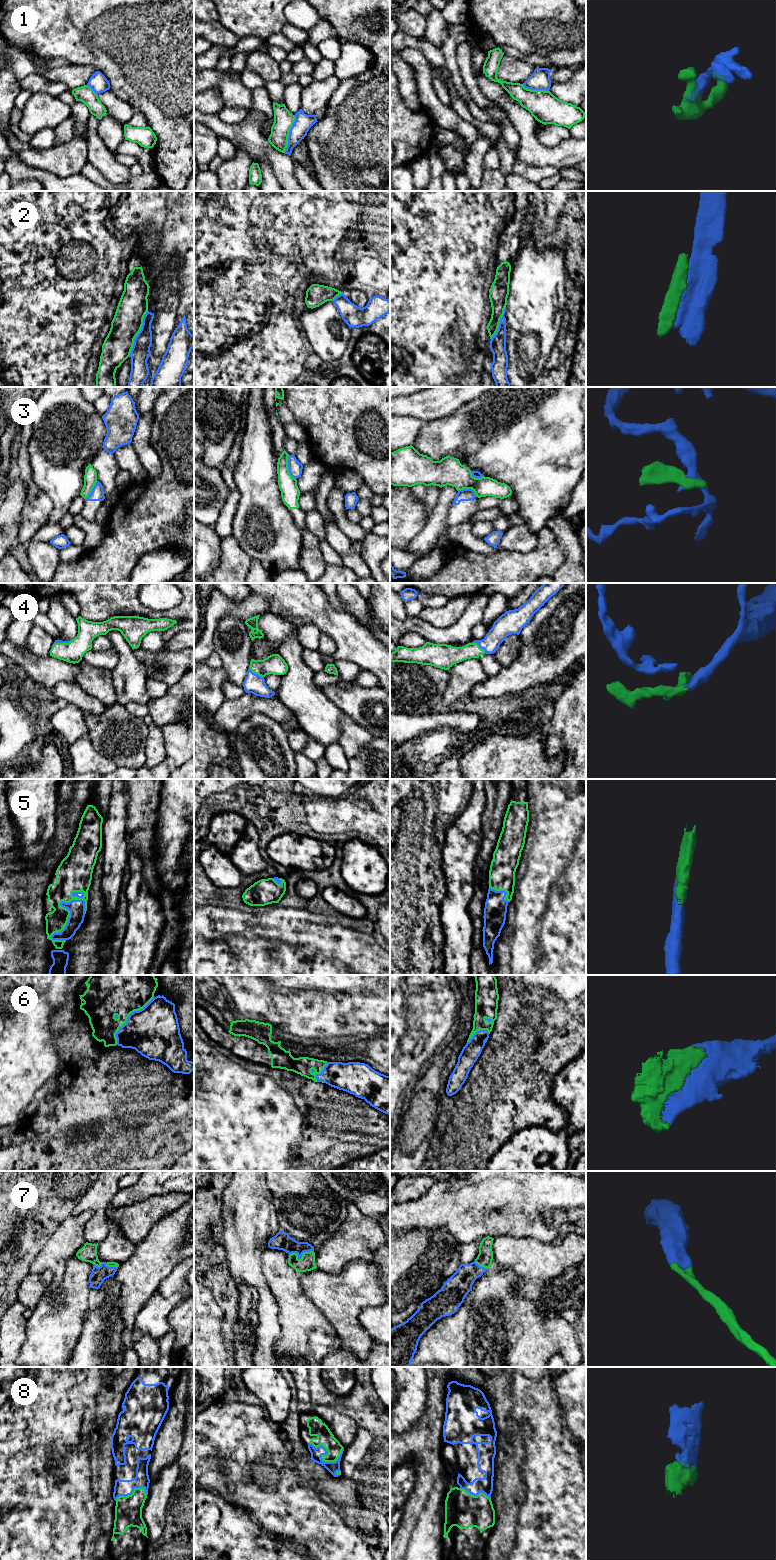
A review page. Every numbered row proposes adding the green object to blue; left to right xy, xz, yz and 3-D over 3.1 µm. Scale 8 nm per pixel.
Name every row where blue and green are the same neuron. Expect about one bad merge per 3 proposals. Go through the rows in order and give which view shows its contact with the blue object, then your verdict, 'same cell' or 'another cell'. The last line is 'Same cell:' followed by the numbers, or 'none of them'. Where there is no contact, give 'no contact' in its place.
1: xz | another cell
2: xy | another cell
3: xz | another cell
4: xz | same cell
5: xy | same cell
6: xy | same cell
7: xz | same cell
8: xz | same cell
Same cell: 4, 5, 6, 7, 8

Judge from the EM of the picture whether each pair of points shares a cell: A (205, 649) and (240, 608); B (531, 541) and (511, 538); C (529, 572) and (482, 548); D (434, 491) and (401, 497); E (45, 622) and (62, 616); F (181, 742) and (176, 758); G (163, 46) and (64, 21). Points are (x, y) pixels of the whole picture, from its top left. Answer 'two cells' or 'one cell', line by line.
A: one cell
B: one cell
C: two cells
D: two cells
E: two cells
F: one cell
G: one cell

